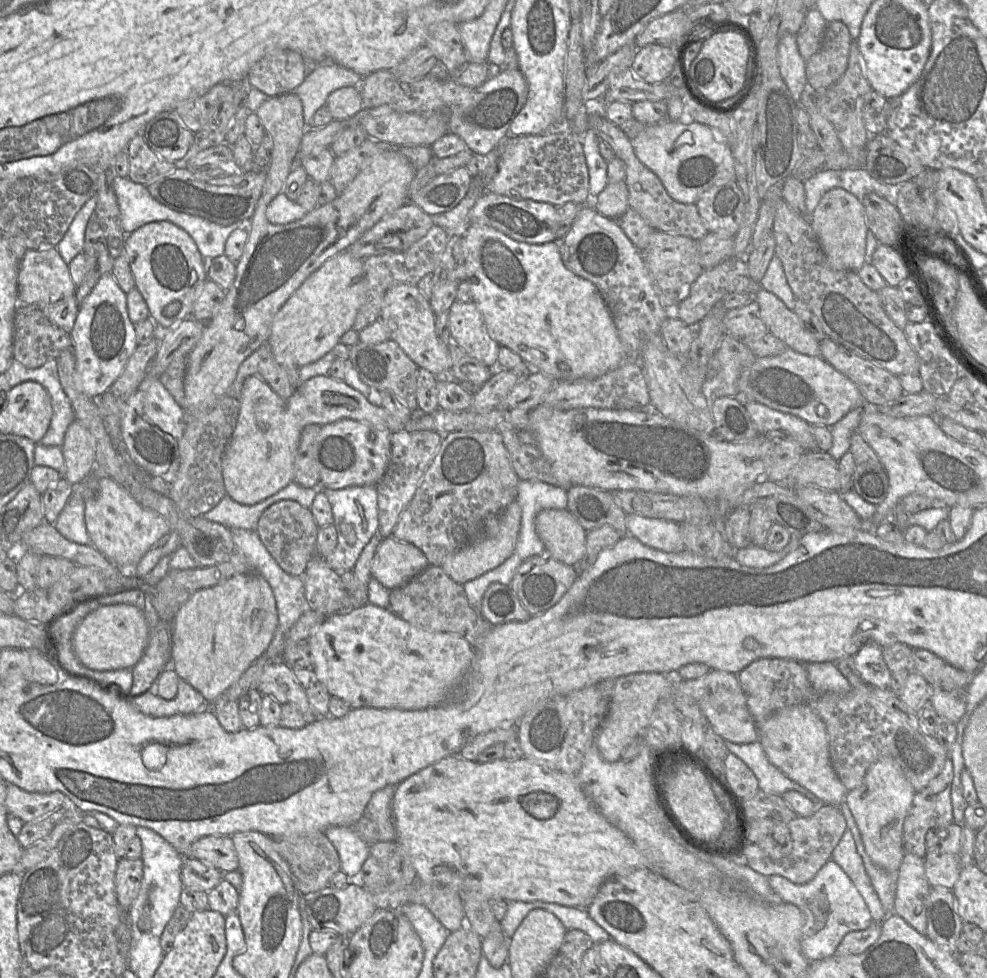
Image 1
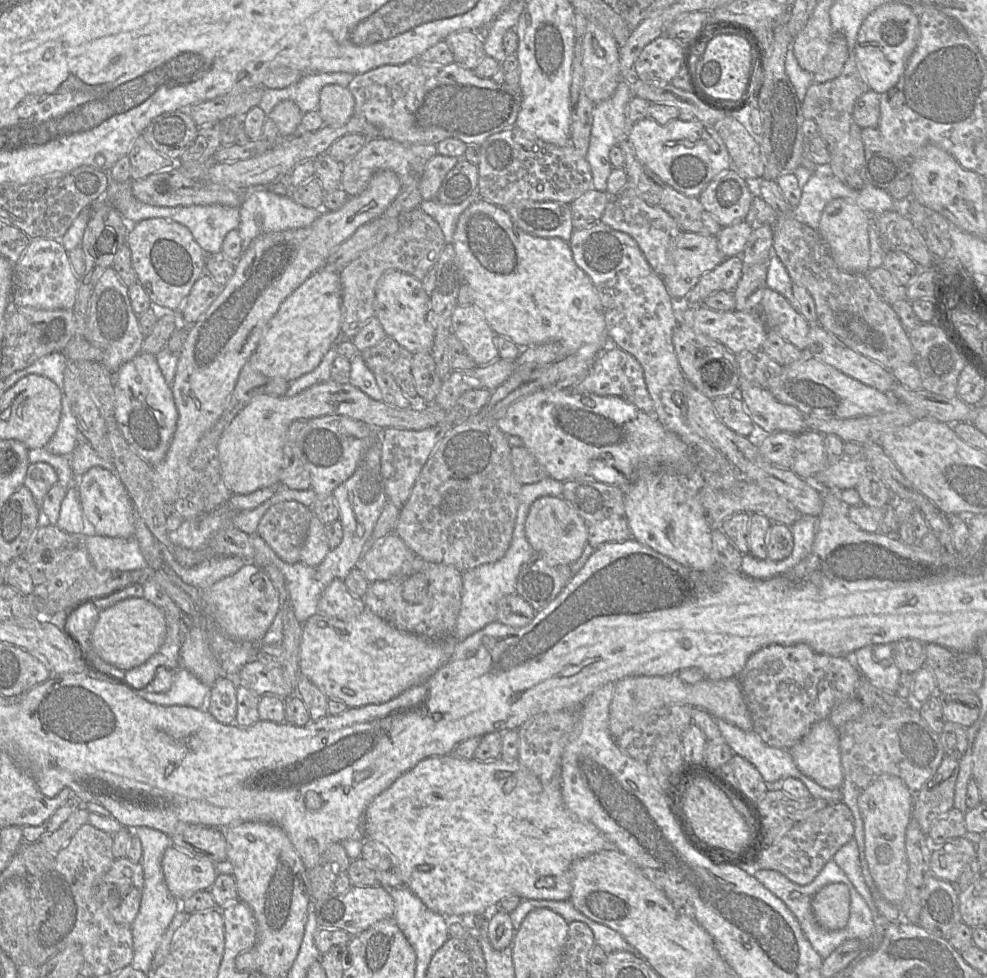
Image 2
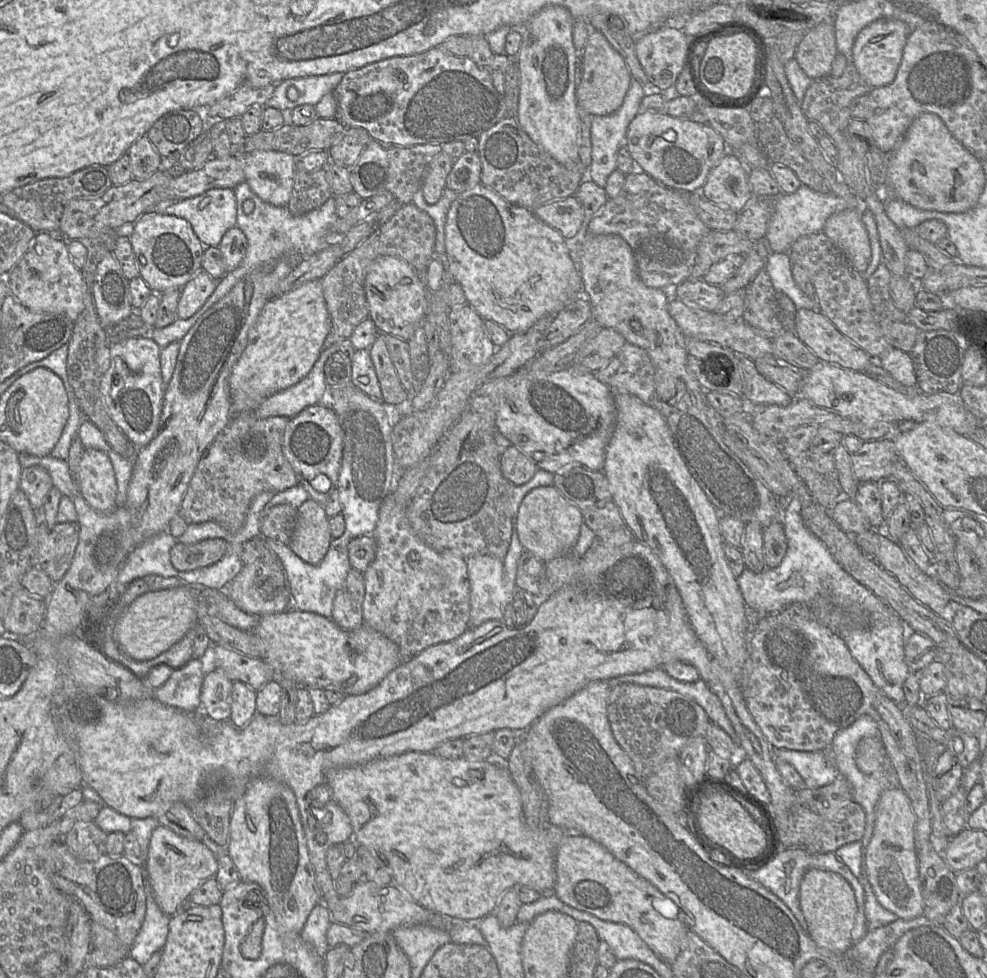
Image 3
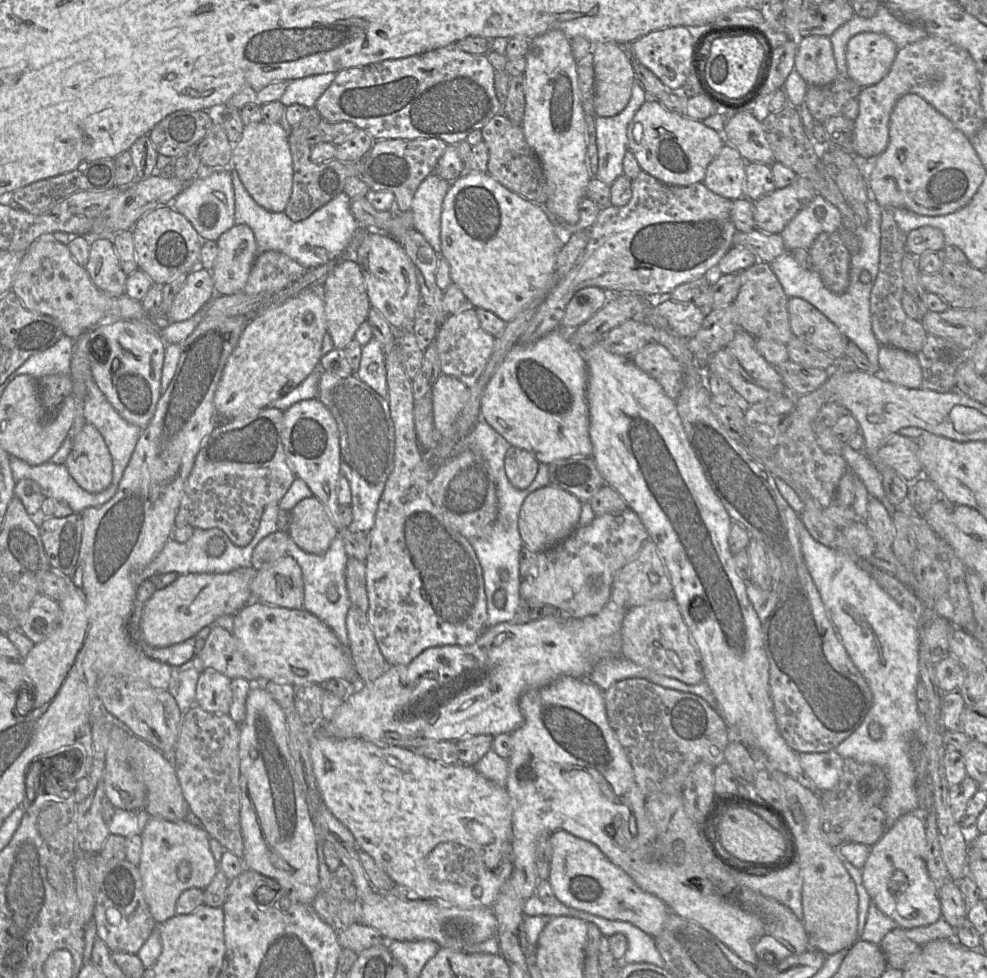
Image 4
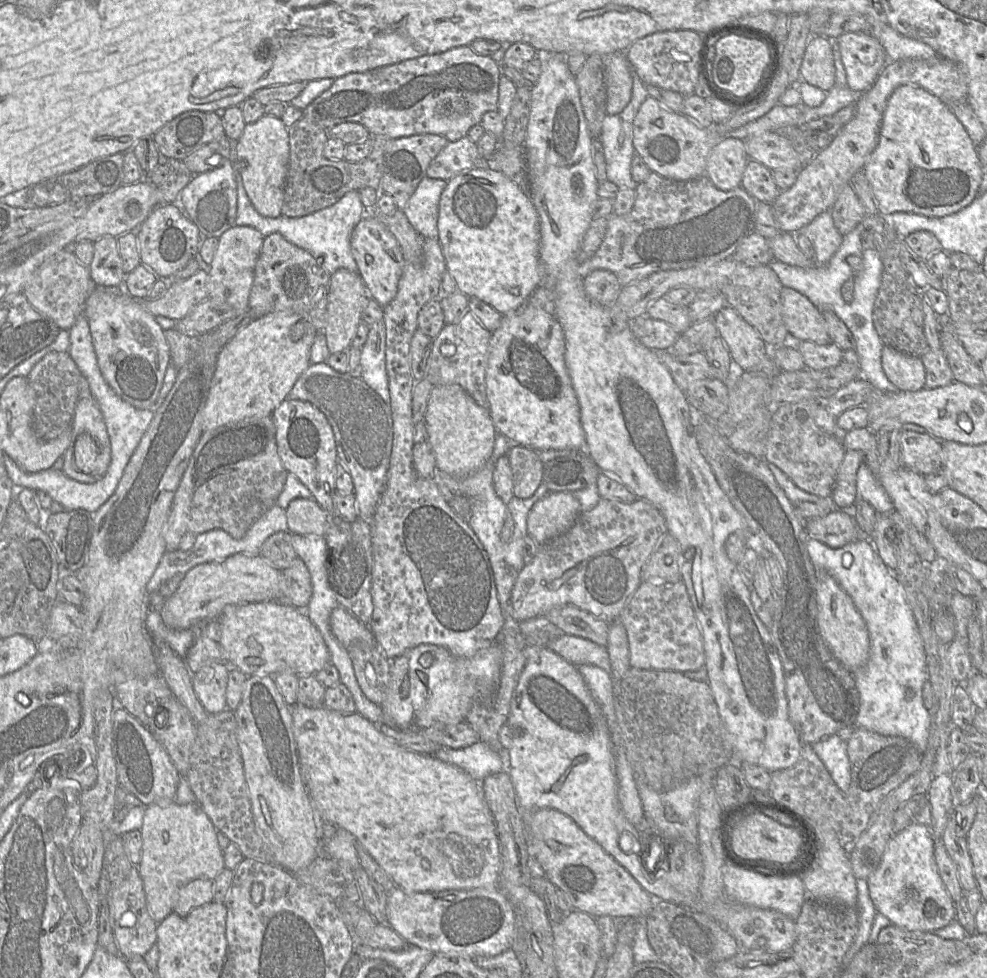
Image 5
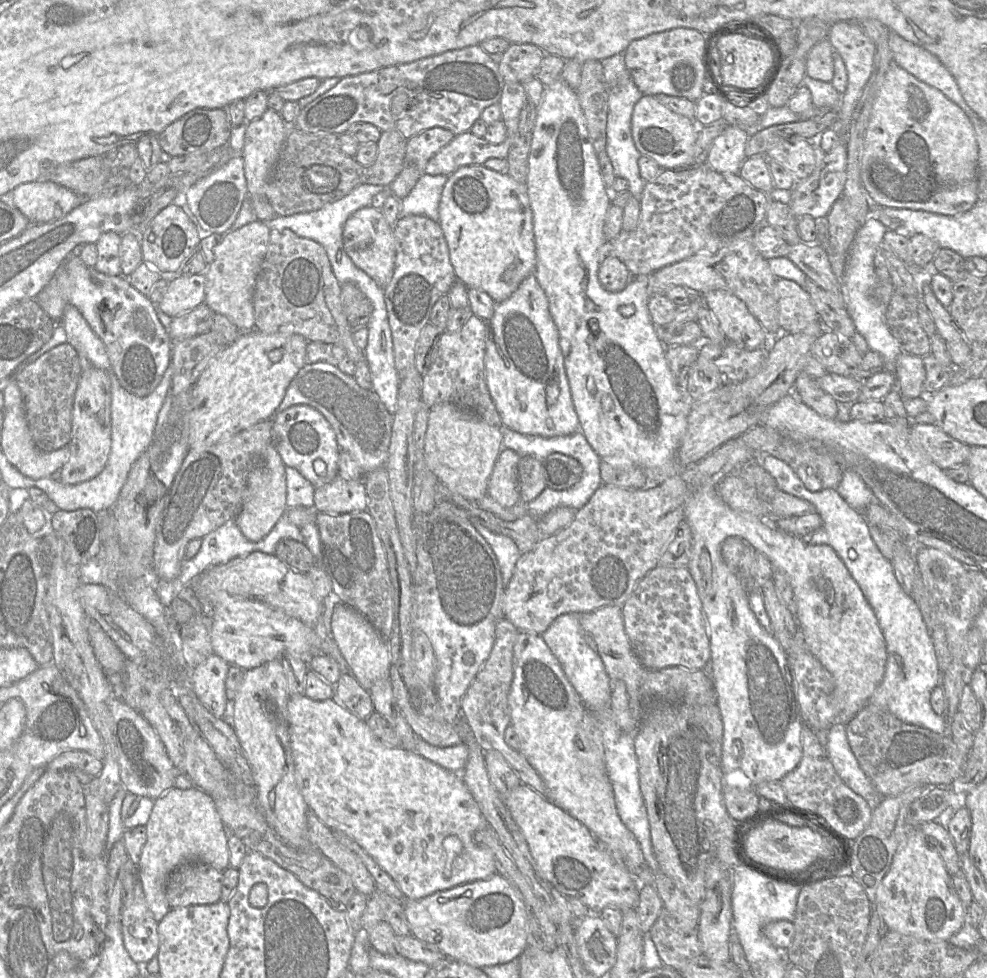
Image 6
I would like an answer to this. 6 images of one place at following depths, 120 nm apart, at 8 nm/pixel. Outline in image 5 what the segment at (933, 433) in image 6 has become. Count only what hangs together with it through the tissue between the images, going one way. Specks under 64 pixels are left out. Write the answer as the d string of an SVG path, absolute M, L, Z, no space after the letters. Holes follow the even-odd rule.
M901 431L900 444L903 467L921 475L942 469L941 441L928 432Z

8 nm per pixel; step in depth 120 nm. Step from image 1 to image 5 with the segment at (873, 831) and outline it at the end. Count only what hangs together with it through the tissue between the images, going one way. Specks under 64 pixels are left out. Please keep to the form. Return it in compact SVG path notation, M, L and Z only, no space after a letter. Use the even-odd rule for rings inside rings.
M912 823L894 834L888 841L881 862L867 878L870 898L878 913L886 916L892 925L912 931L933 932L956 920L955 903L949 896L934 859L934 840L928 826Z

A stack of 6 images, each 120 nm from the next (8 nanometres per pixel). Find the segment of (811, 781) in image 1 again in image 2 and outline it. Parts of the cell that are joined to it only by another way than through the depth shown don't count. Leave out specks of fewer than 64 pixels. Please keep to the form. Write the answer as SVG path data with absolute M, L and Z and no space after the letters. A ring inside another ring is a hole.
M829 719L815 723L789 752L799 771L819 786L829 790L841 788L844 774L839 731Z

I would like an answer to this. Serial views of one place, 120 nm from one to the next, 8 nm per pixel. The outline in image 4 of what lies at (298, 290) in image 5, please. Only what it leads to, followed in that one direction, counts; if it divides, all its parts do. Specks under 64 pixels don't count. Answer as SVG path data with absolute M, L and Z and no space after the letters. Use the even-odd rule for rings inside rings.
M267 251L257 256L243 291L248 295L278 293L299 280L306 271L287 255Z

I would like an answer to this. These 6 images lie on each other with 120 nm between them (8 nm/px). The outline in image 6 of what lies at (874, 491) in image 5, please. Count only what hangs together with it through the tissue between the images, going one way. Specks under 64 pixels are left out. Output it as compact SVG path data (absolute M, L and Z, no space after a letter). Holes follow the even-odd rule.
M844 471L836 491L853 509L862 512L868 505L878 502L863 479L853 471Z

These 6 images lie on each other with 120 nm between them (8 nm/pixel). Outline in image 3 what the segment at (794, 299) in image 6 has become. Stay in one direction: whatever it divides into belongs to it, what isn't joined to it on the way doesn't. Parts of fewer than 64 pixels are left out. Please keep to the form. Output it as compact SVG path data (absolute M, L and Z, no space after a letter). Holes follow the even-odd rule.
M798 309L793 333L816 355L819 362L863 372L871 361L864 350L843 335L820 311Z

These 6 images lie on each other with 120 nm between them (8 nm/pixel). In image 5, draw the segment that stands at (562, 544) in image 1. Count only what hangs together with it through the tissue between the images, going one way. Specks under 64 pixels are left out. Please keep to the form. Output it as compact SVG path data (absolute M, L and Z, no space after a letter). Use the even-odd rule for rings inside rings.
M549 492L531 508L527 534L542 545L568 531L581 513L578 499L570 492Z

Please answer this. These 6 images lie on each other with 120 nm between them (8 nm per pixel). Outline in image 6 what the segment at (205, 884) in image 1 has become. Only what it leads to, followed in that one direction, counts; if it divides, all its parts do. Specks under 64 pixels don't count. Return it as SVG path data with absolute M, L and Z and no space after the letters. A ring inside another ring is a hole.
M195 786L186 790L172 787L155 799L145 829L146 841L137 865L138 879L148 908L154 919L160 922L171 909L166 898L166 884L171 873L192 861L200 861L224 871L230 866L228 839L215 801Z

